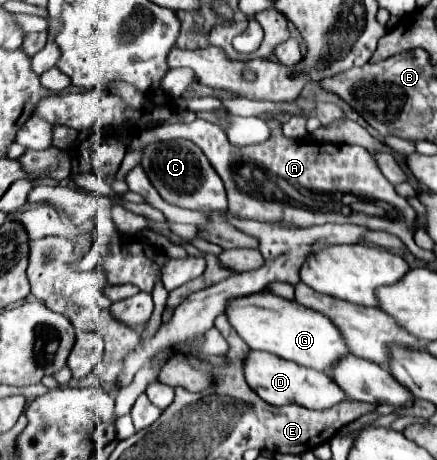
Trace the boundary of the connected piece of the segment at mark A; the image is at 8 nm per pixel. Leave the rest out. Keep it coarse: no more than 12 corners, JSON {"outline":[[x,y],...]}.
{"outline":[[201,118],[133,138],[195,142],[235,218],[385,230],[415,210],[363,146],[285,138],[235,148]]}

